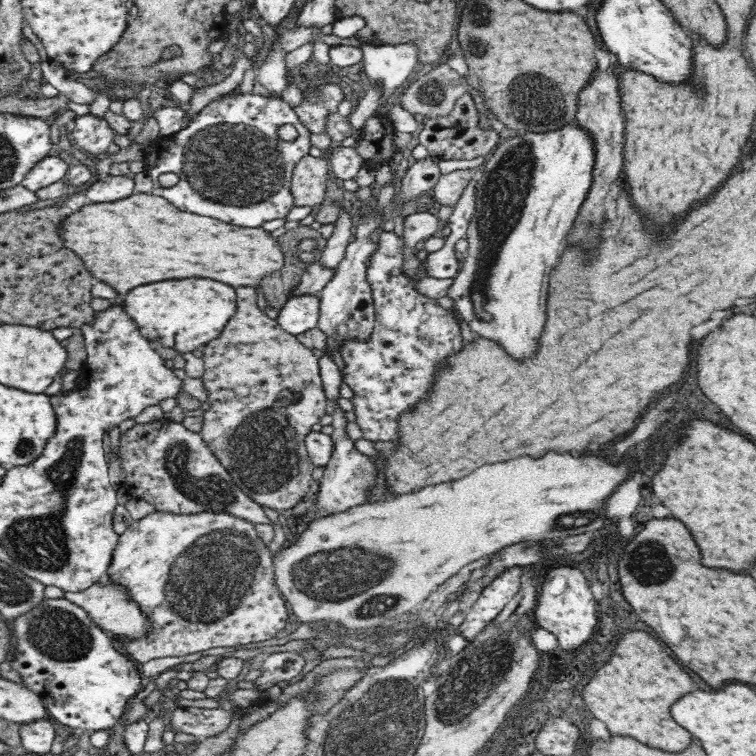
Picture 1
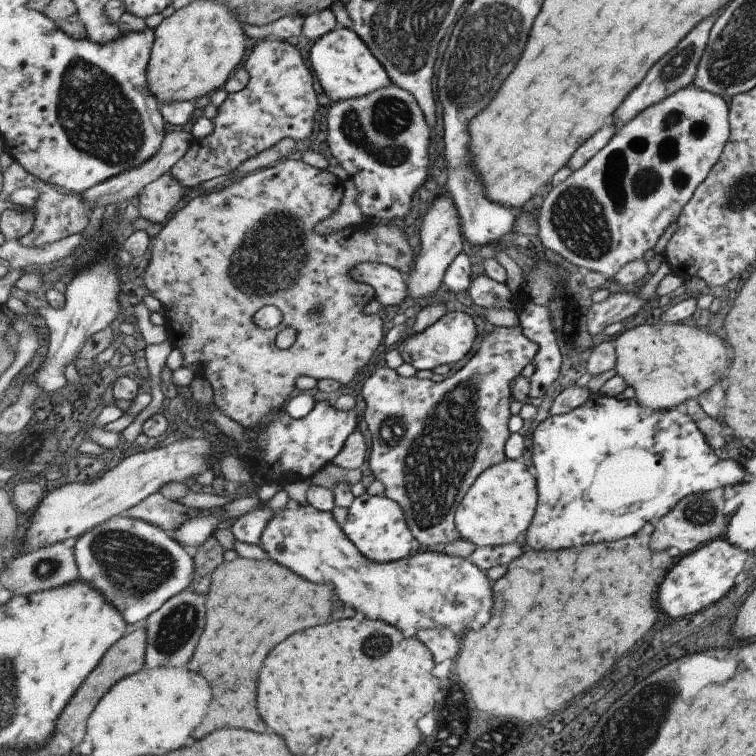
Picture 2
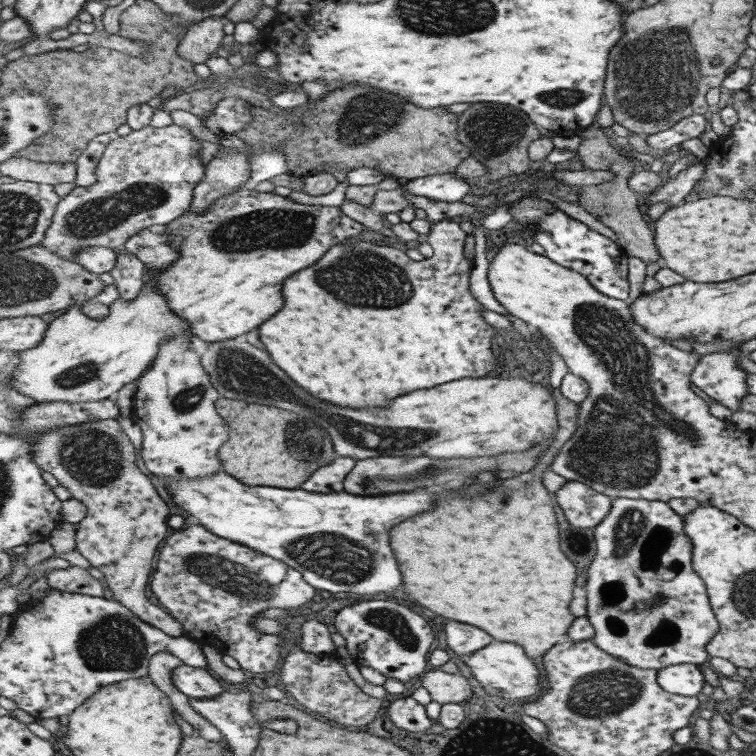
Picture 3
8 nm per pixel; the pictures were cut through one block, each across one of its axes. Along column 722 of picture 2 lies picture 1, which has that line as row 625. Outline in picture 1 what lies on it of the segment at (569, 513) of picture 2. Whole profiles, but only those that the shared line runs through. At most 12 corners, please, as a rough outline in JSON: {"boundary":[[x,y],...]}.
{"boundary":[[513,566],[486,585],[462,636],[474,640],[520,592]]}

